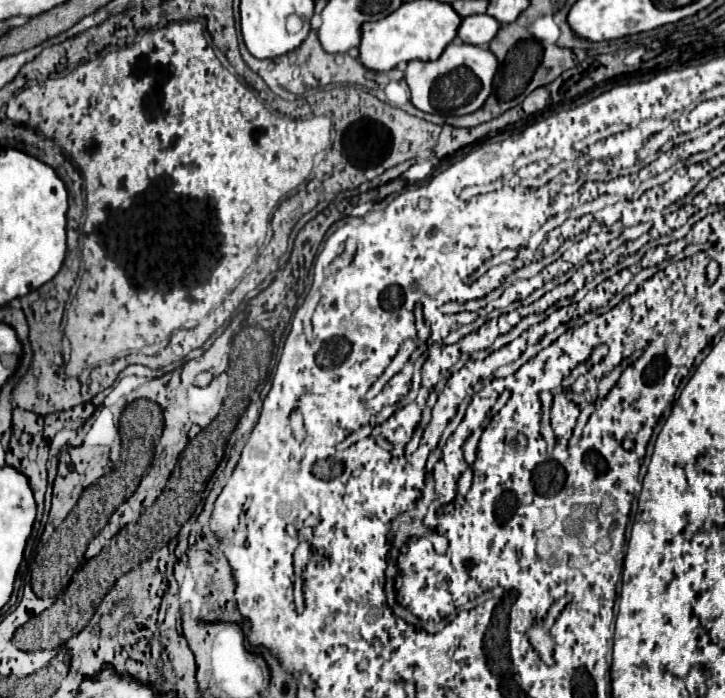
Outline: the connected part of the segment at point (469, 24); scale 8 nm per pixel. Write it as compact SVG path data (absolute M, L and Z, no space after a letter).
M474 14L462 20L460 28L458 28L458 38L466 44L490 44L492 38L498 34L500 24L496 18L492 18L490 14Z

